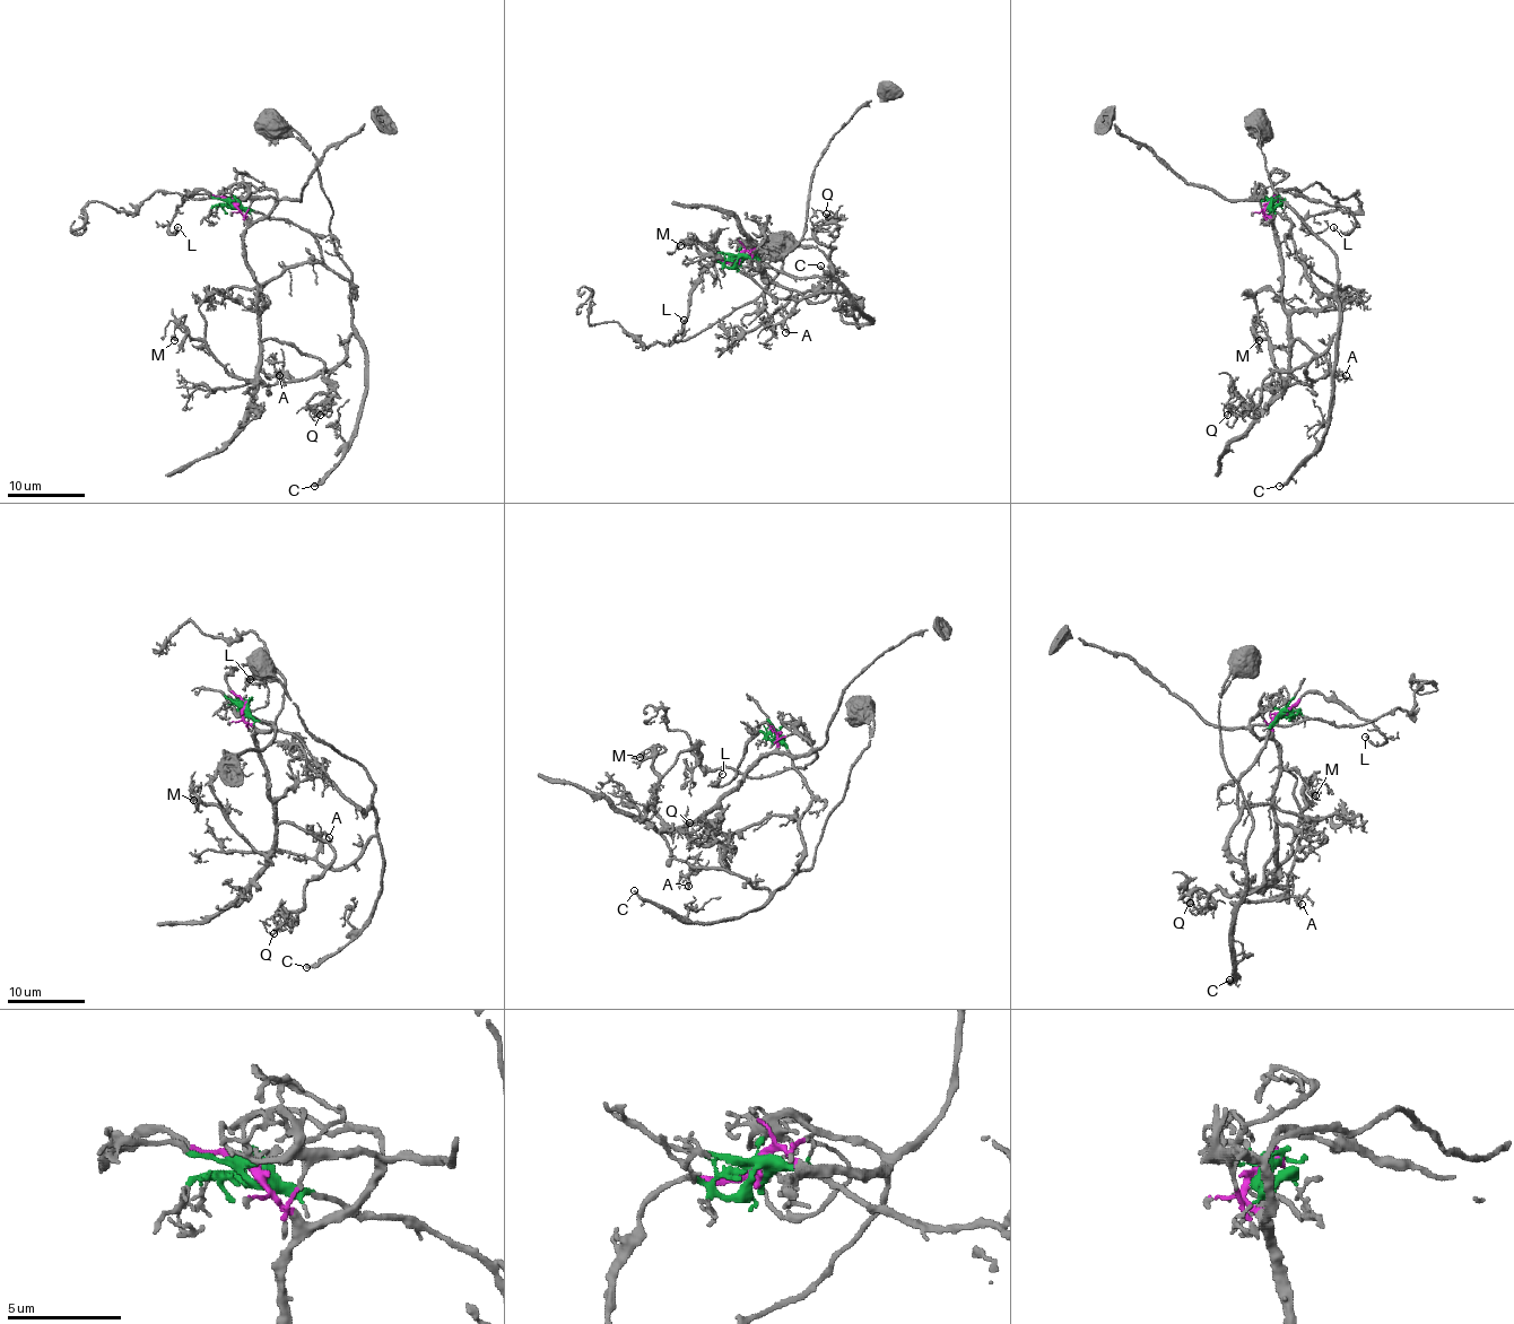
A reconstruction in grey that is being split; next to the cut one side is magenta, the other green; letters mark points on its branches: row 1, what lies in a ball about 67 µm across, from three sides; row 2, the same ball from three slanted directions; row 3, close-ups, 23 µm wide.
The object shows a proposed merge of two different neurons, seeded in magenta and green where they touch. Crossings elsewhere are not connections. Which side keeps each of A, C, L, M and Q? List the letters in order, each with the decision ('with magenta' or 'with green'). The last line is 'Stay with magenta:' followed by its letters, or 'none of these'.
A: with green
C: with green
L: with magenta
M: with magenta
Q: with magenta
Stay with magenta: L, M, Q

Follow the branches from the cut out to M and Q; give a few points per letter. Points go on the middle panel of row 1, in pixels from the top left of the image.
M: (739, 257), (745, 251), (753, 257), (750, 262), (766, 275), (759, 269), (713, 259), (680, 240), (680, 245)
Q: (739, 257), (745, 251), (766, 278), (824, 302), (832, 243), (838, 234), (837, 220), (825, 215)

